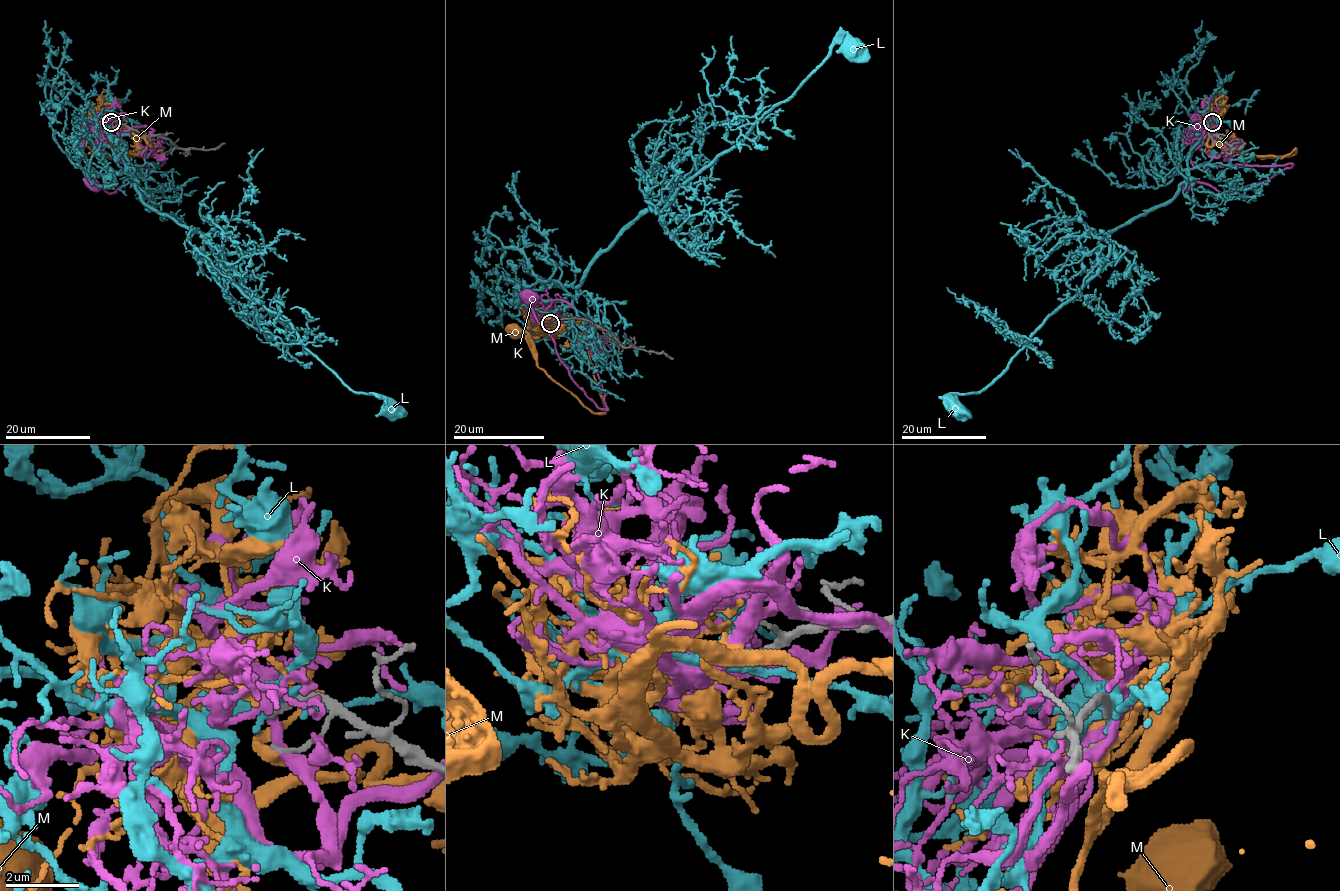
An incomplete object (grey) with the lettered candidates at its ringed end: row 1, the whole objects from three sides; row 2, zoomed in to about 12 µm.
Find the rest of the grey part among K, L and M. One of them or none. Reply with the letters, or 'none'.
none

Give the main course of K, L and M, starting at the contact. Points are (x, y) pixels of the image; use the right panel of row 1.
K: (1213, 122), (1191, 154), (1194, 166), (1292, 165), (1270, 178), (1234, 191), (1220, 193), (1203, 183), (1181, 187)
L: (1212, 120), (1191, 151), (1180, 190), (1110, 232), (1108, 257), (1096, 272), (984, 388), (956, 393), (960, 406)
M: (1211, 126), (1206, 153), (1282, 156), (1295, 150), (1293, 154), (1257, 157), (1240, 151), (1224, 151), (1215, 136)

